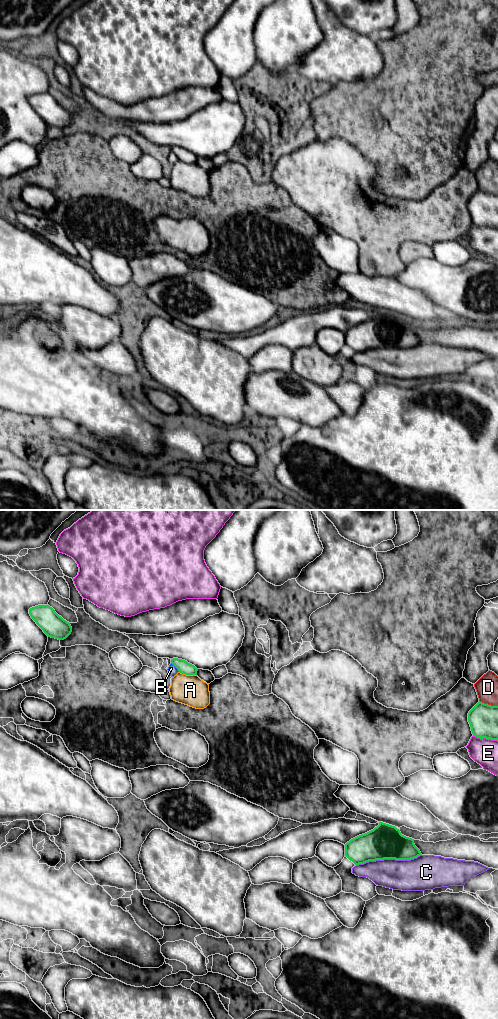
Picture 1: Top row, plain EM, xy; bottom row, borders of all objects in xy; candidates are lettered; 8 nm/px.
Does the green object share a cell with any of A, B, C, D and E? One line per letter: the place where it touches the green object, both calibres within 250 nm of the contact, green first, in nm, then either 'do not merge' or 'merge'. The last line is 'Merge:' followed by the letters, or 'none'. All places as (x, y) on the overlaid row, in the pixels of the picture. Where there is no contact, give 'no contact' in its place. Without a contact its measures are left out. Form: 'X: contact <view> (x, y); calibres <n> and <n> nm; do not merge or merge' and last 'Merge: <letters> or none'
A: contact xy (188, 674); calibres 100 and 240 nm; do not merge
B: contact xy (175, 666); calibres 100 and 80 nm; do not merge
C: contact xy (388, 858); calibres 280 and 260 nm; do not merge
D: contact xy (487, 704); calibres 240 and 180 nm; do not merge
E: contact xy (485, 737); calibres 240 and 220 nm; do not merge
Merge: none

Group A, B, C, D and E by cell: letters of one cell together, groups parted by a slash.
A D / B / C / E

